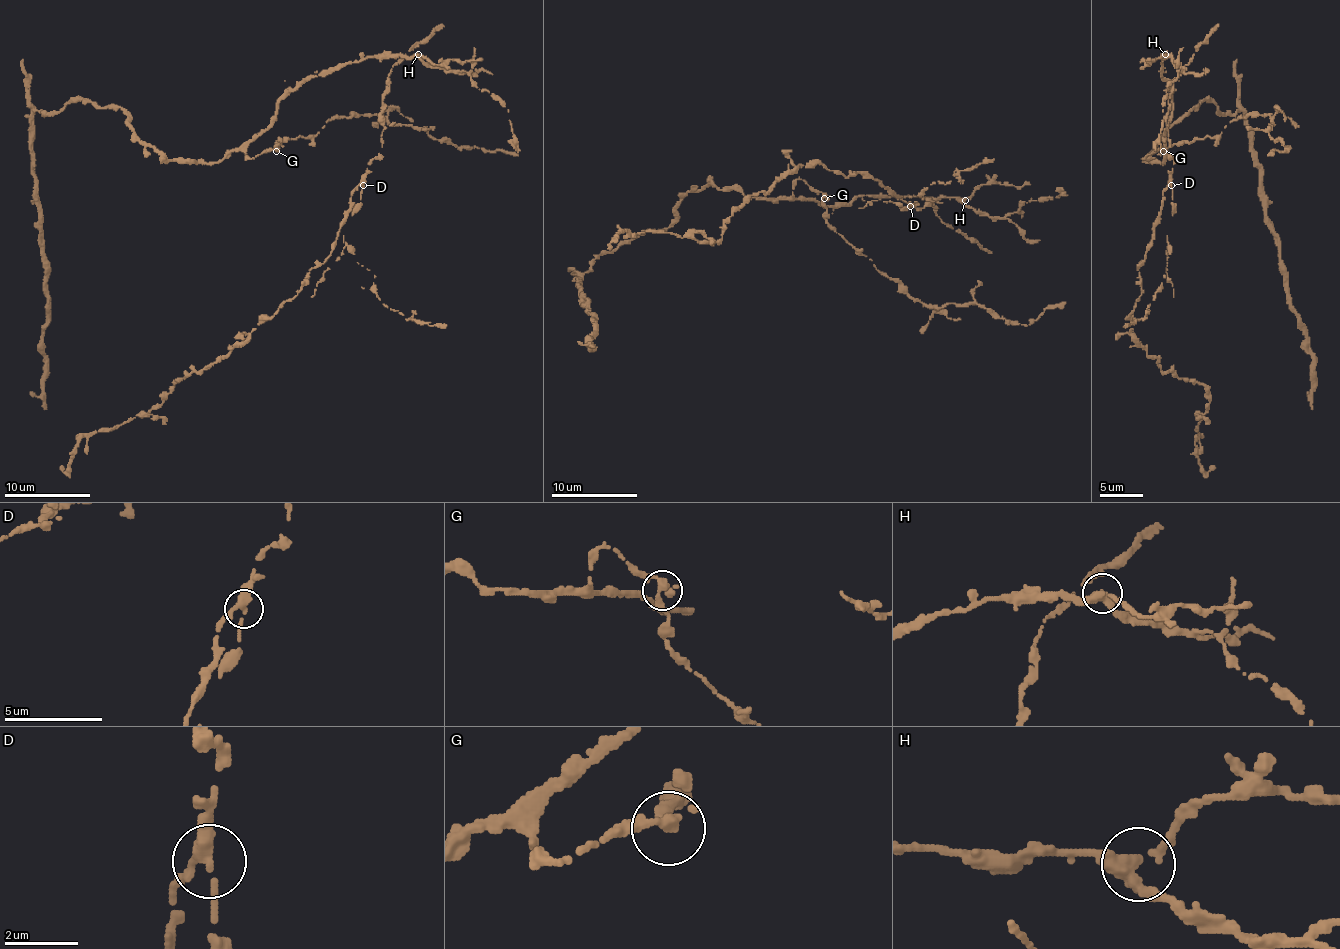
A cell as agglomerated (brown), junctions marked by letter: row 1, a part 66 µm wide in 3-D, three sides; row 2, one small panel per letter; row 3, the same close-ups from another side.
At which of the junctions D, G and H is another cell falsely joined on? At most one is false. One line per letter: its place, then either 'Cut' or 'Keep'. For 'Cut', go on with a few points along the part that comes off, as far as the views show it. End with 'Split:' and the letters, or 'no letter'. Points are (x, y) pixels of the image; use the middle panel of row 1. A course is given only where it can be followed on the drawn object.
D: Place: (910, 206). Cut
G: Place: (824, 198). Keep
H: Place: (965, 200). Keep
Split: D

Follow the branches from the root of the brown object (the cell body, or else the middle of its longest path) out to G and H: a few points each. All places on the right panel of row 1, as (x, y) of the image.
G: (1161, 71), (1172, 93), (1172, 121), (1165, 129), (1163, 148), (1155, 157), (1144, 159), (1152, 151), (1163, 151)
H: (1161, 71), (1161, 56), (1165, 54)

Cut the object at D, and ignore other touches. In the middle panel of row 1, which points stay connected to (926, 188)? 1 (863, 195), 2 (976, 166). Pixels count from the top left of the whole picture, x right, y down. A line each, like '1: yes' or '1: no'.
1: no
2: yes

